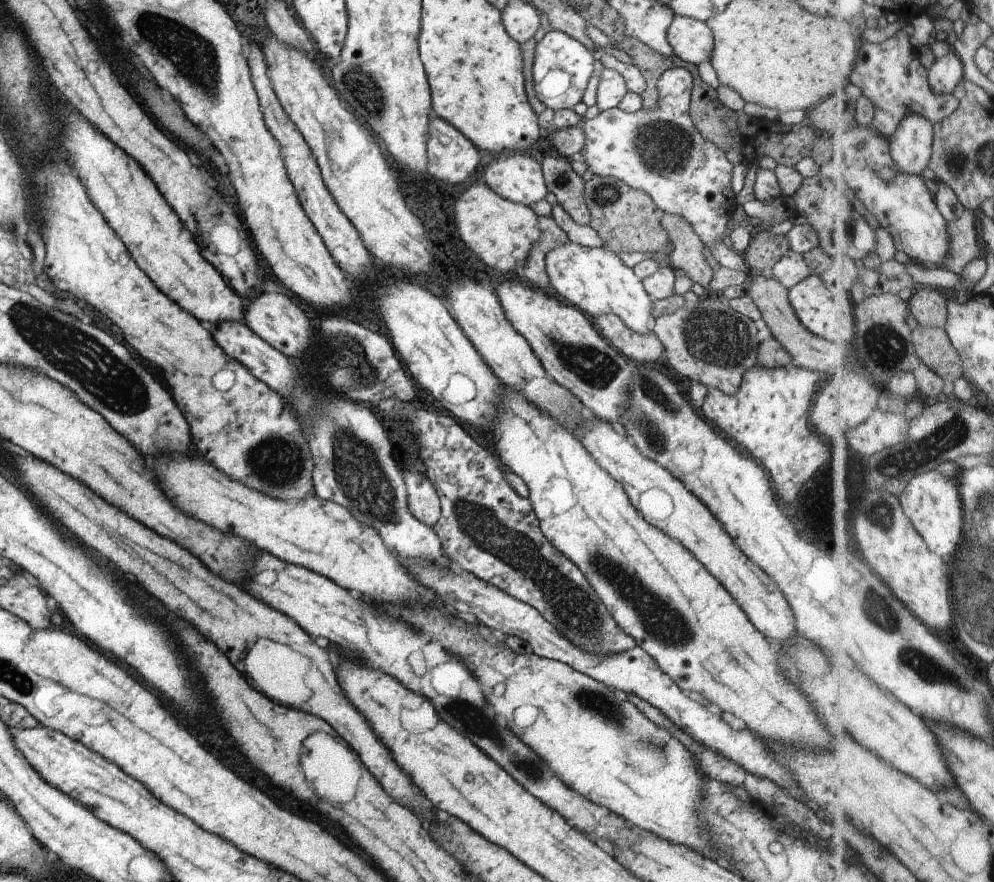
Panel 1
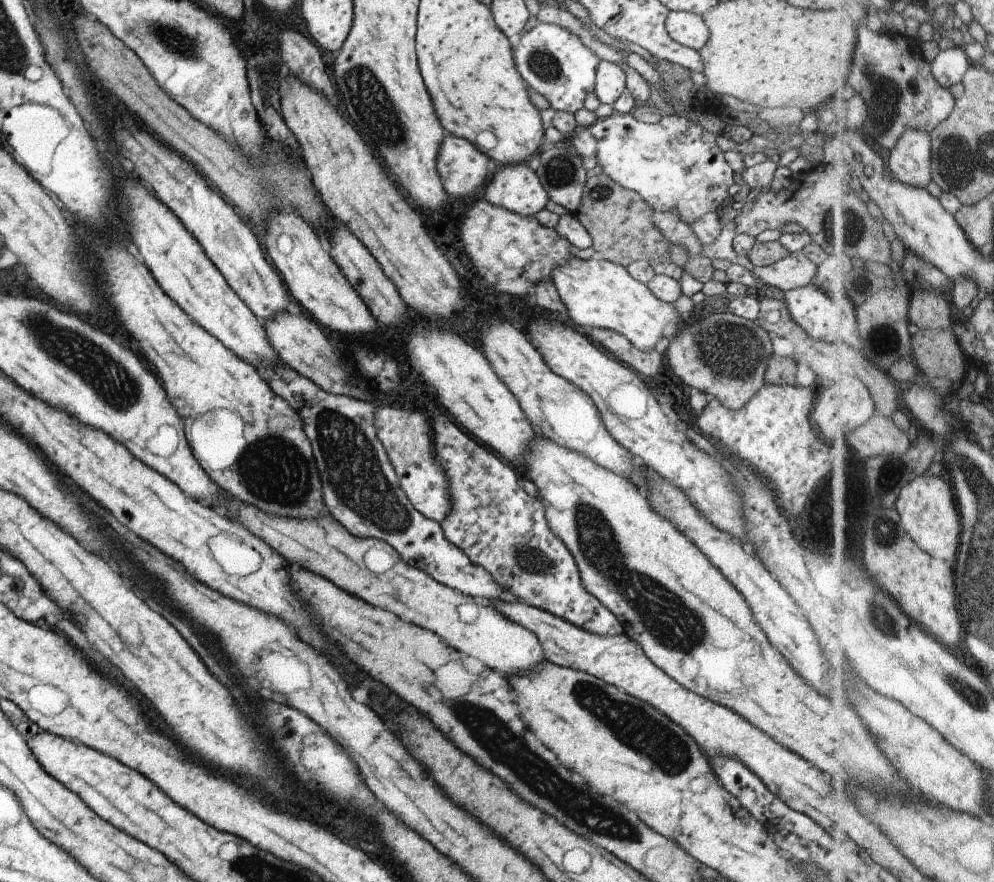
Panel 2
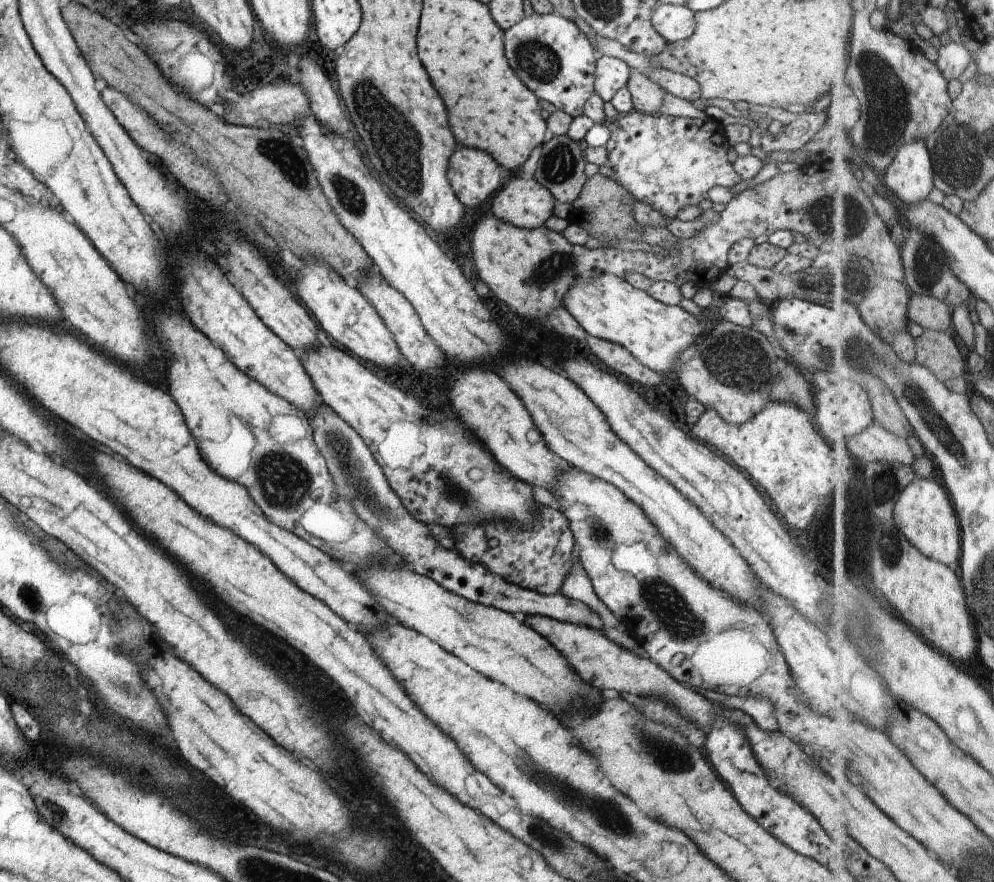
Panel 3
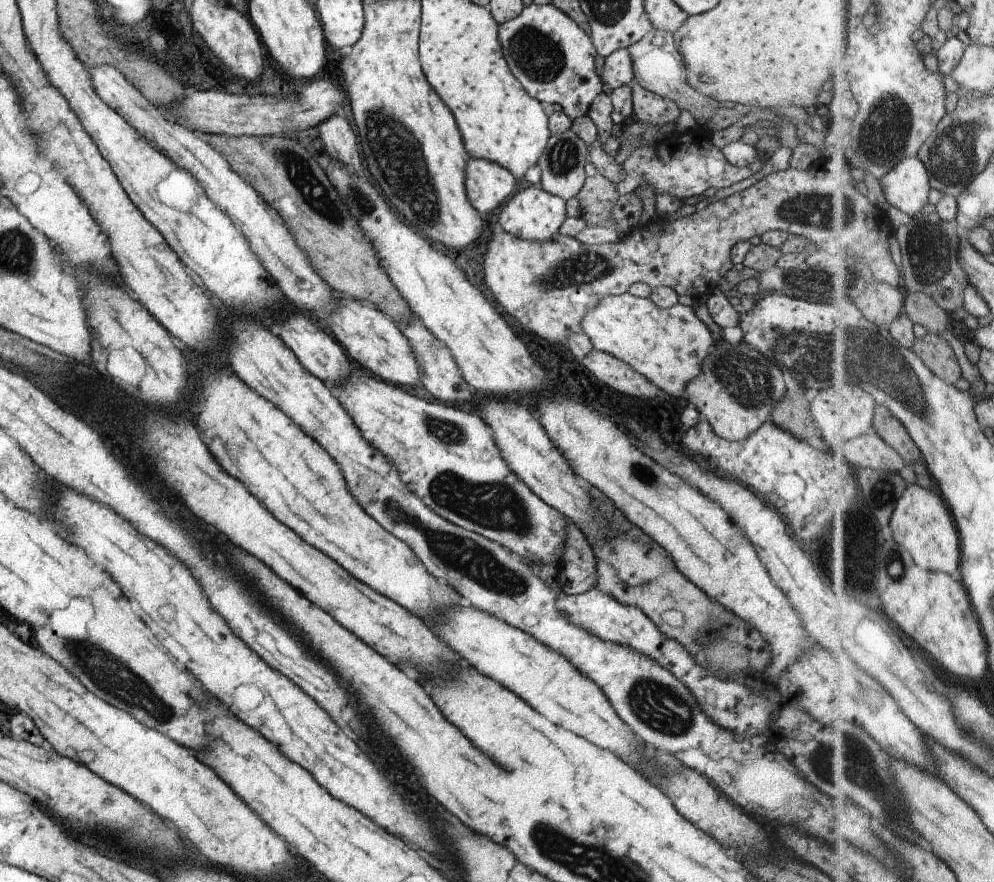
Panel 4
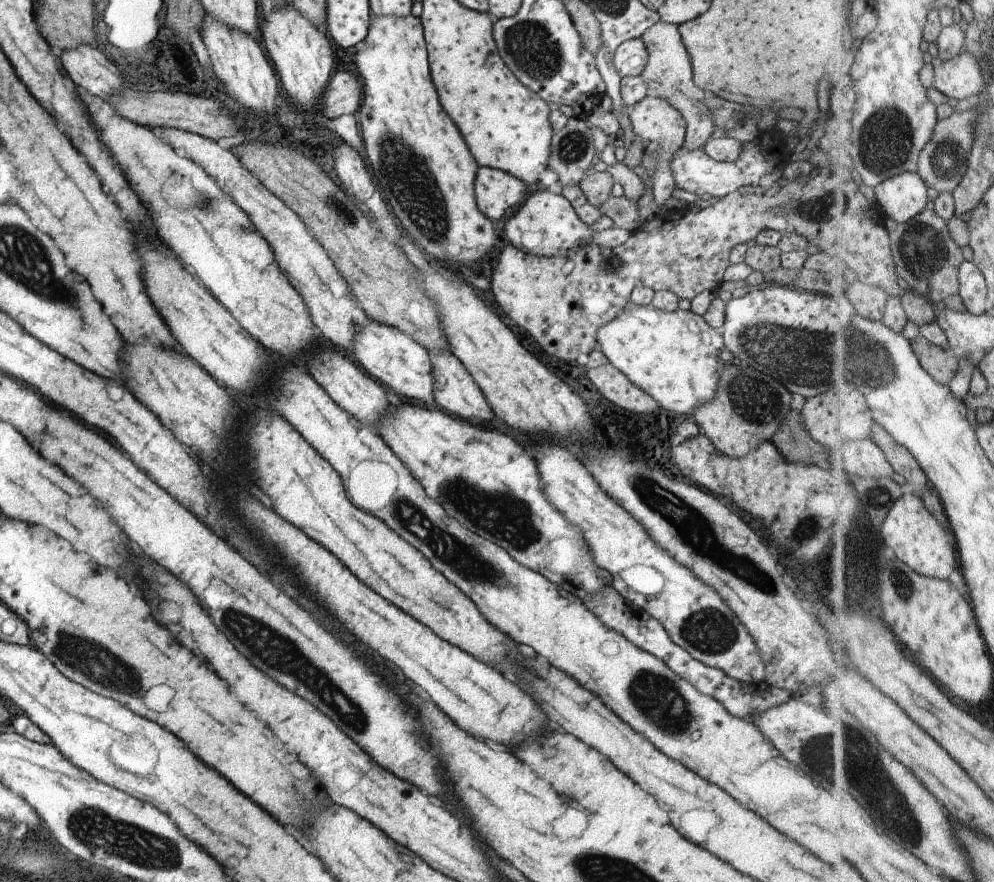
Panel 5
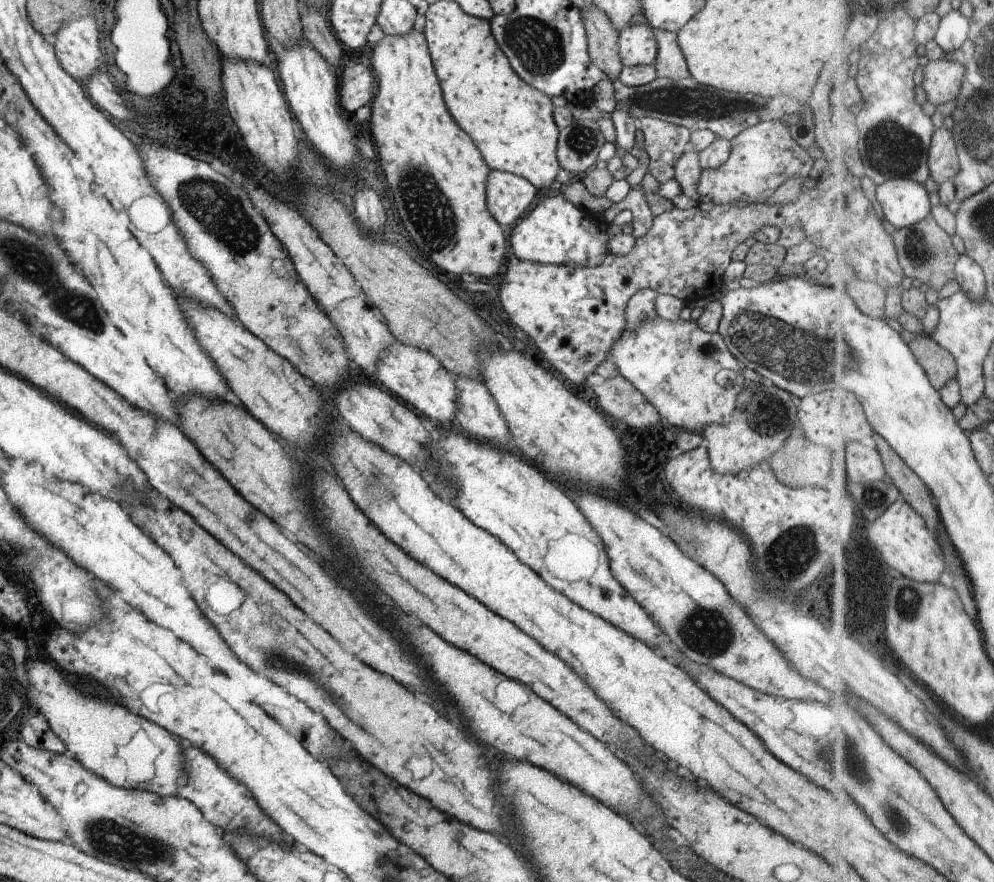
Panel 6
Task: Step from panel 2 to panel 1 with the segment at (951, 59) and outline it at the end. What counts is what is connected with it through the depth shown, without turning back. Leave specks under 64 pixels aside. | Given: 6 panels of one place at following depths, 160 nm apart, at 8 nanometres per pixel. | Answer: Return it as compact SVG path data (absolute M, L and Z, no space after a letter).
M956 51L939 59L931 68L931 83L937 93L956 92L960 82L965 82L966 78L966 63Z

